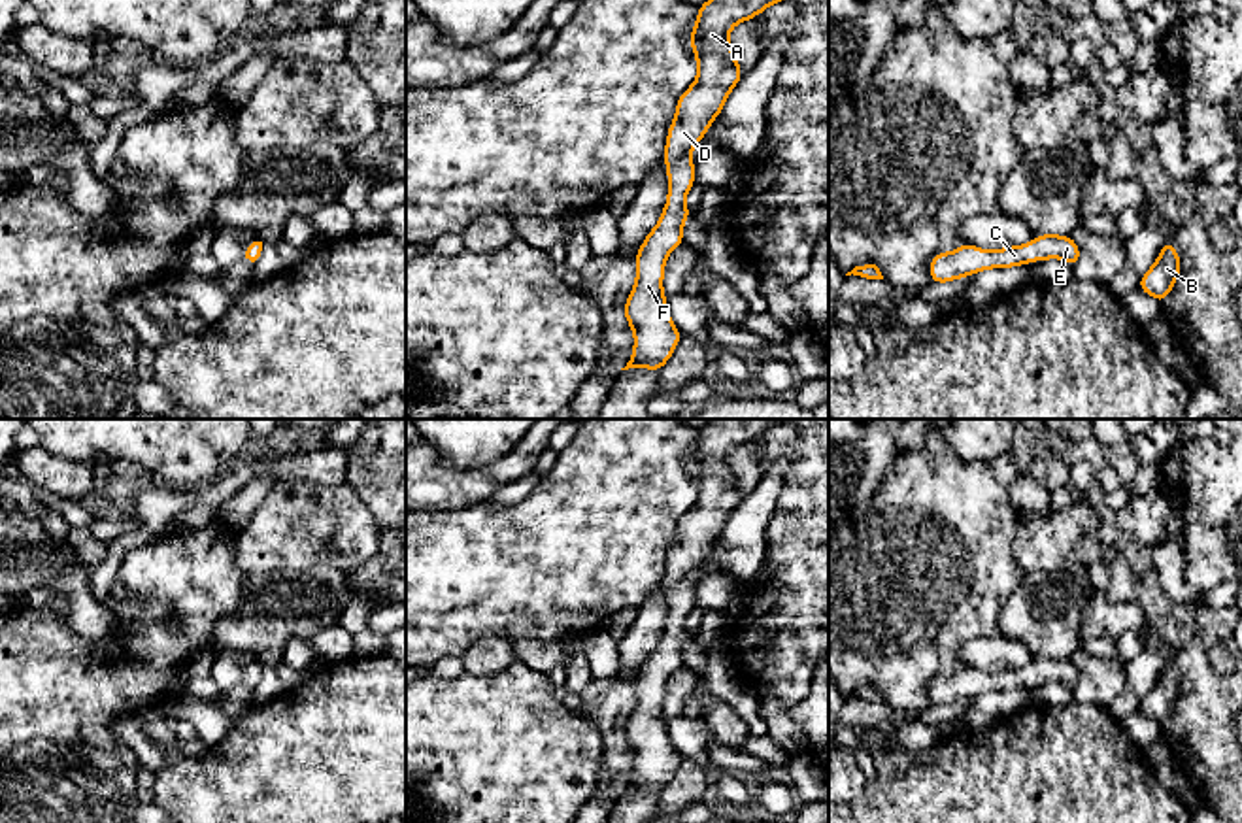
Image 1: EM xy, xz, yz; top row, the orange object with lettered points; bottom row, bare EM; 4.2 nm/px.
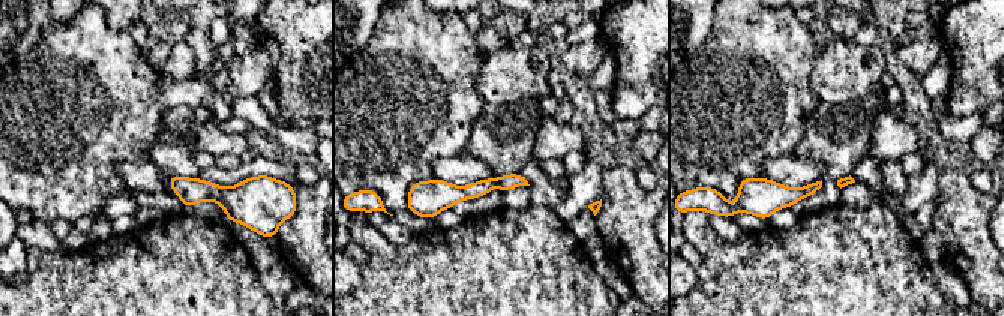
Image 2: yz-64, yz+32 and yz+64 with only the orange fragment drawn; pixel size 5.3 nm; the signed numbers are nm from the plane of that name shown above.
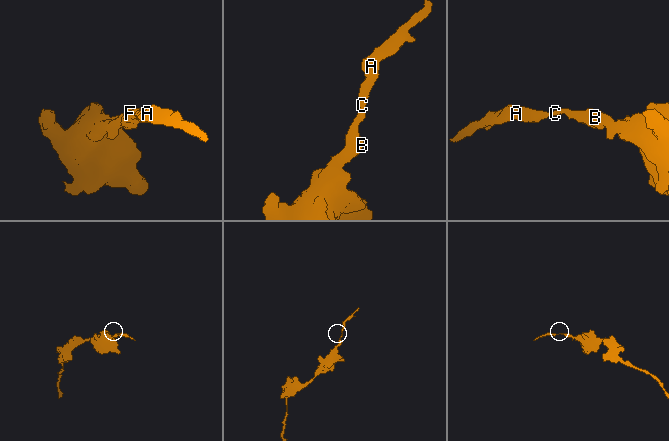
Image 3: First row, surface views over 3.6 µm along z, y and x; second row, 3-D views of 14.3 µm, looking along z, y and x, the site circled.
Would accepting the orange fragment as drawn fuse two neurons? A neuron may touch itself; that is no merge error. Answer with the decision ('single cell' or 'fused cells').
single cell

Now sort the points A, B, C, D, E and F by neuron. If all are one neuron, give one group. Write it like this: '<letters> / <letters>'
A B C D E F

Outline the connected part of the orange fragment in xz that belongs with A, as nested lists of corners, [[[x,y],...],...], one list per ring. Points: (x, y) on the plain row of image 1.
[[[713,419],[698,428],[697,447],[691,453],[698,498],[680,519],[676,542],[668,551],[663,583],[668,591],[668,625],[636,678],[636,706],[625,727],[625,742],[634,753],[634,776],[621,793],[651,791],[659,795],[681,763],[666,734],[663,697],[670,674],[683,666],[683,644],[693,636],[681,625],[695,608],[697,587],[689,576],[708,555],[729,515],[744,498],[730,470],[729,453],[787,421],[791,419]]]

